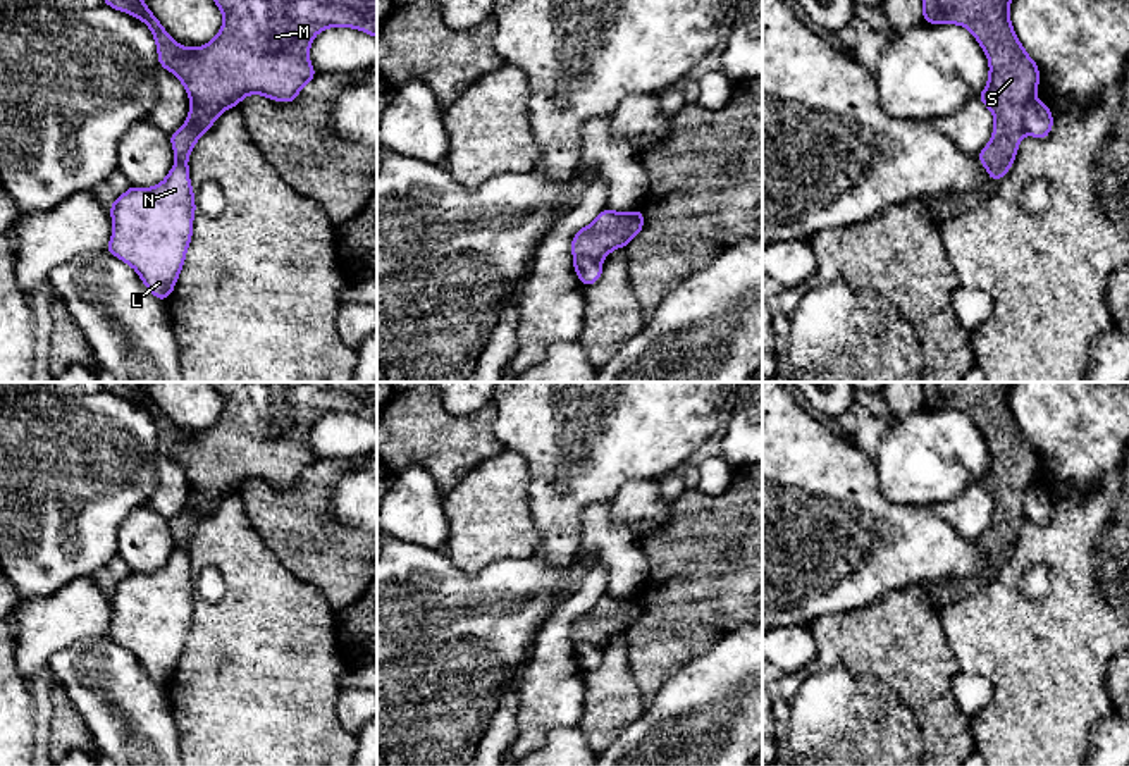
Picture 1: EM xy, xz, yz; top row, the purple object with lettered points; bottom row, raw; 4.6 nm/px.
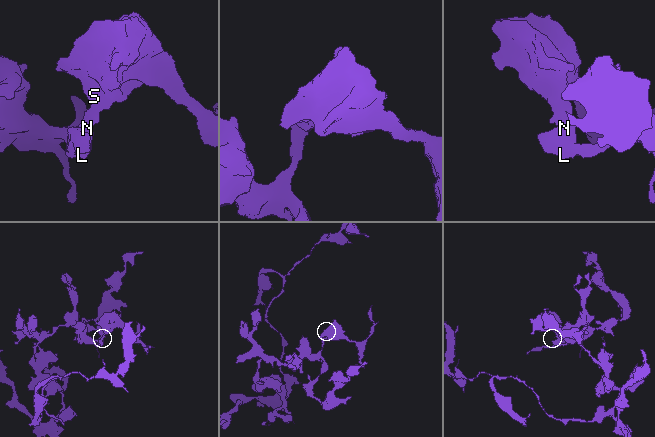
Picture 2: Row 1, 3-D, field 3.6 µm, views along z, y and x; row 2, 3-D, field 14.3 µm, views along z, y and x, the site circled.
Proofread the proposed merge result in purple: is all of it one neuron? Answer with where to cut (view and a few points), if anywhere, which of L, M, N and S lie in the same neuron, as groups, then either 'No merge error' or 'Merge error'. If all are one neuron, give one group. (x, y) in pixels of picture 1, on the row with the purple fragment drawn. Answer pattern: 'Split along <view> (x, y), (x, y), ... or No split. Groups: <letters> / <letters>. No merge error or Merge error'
Split along yz (1035, 98), (1023, 114), (1026, 133). Groups: L N / M S. Merge error

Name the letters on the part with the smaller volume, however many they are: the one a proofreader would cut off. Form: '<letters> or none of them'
M, S

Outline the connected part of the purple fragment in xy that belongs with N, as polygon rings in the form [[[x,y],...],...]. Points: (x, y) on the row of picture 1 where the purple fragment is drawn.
[[[176,160],[167,177],[153,188],[131,186],[110,205],[112,238],[107,251],[131,265],[148,291],[167,300],[174,291],[182,270],[188,246],[193,236],[193,217],[196,212],[189,169]]]

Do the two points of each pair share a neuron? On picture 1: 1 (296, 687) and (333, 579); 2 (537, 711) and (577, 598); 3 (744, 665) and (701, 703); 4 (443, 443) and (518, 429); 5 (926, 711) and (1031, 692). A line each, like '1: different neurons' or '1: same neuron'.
1: different neurons
2: same neuron
3: same neuron
4: different neurons
5: different neurons

